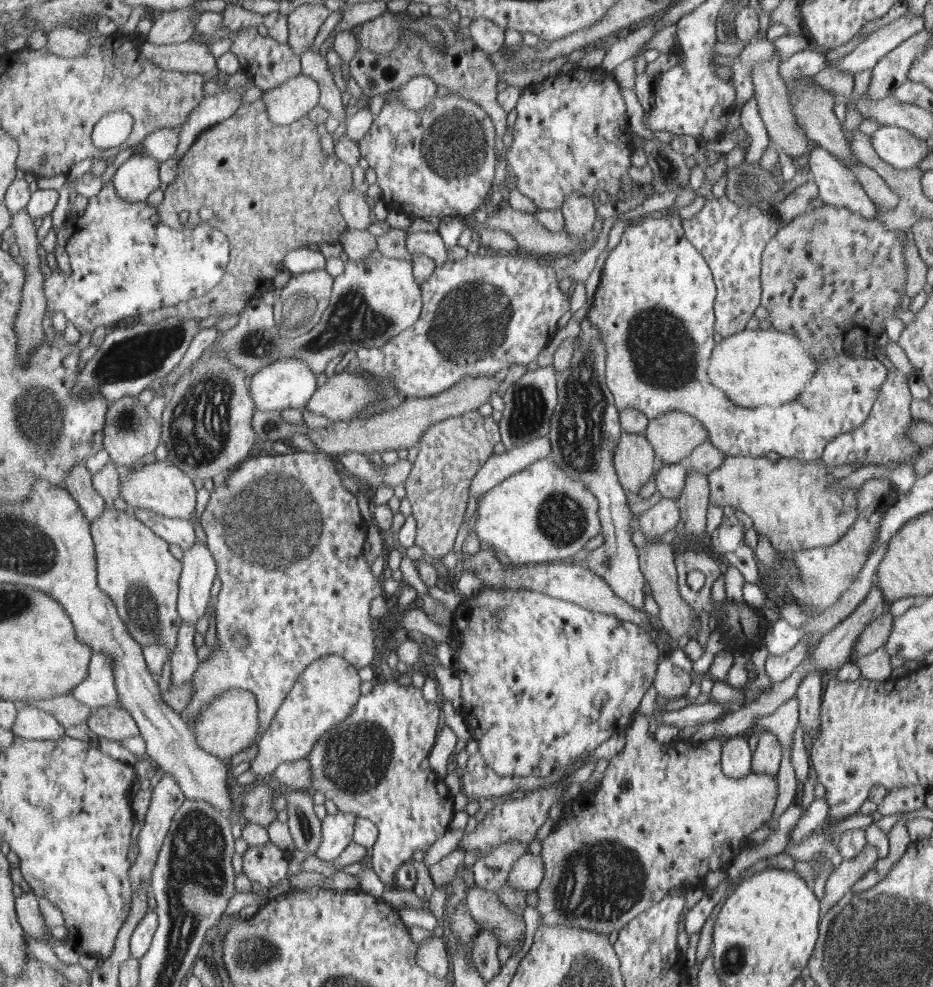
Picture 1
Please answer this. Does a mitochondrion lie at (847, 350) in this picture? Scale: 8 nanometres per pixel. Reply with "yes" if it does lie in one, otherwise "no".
no

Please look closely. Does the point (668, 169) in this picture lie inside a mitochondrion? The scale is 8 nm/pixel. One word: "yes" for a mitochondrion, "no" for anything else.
yes

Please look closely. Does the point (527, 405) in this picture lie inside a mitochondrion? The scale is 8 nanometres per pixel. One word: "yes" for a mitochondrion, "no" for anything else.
yes

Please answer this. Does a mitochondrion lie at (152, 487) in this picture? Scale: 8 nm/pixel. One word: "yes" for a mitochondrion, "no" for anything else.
no

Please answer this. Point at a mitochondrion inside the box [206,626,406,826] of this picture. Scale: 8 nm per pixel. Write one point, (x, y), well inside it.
(356, 761)

